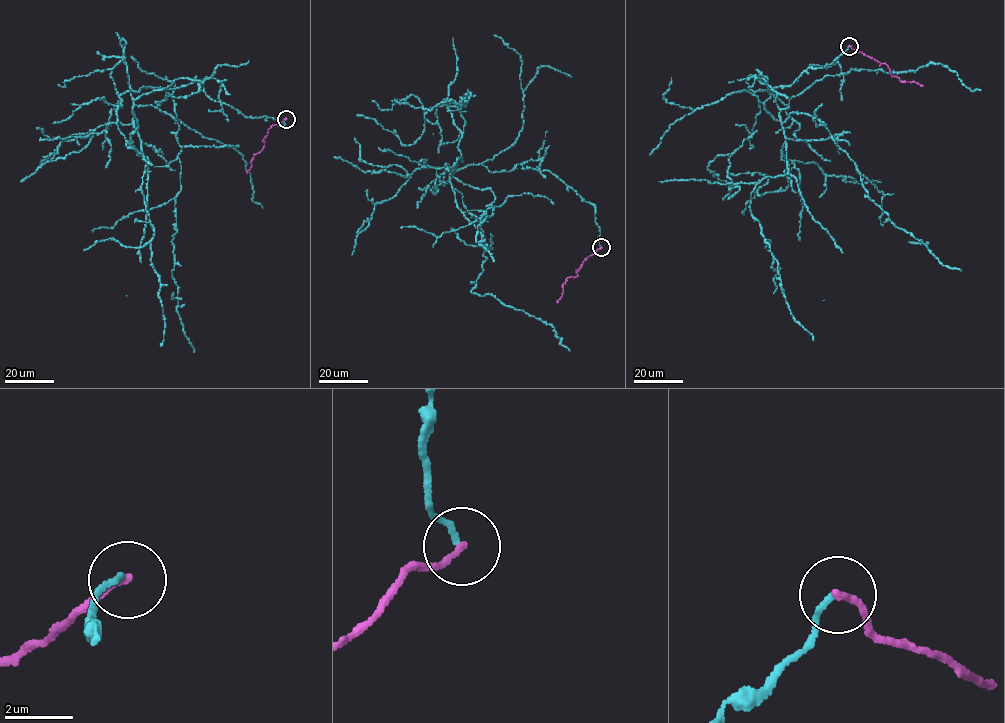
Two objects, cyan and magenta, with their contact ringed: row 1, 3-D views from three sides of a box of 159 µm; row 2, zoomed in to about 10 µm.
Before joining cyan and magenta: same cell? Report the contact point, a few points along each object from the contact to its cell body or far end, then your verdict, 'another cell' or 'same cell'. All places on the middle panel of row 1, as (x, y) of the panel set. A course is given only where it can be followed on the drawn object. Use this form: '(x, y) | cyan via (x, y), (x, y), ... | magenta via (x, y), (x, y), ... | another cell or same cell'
(601, 247) | cyan via (601, 247), (595, 205), (547, 170), (472, 164), (449, 178), (489, 246), (471, 291), (550, 324), (570, 350) | magenta via (601, 247), (583, 262), (577, 276), (566, 280), (557, 302) | another cell

